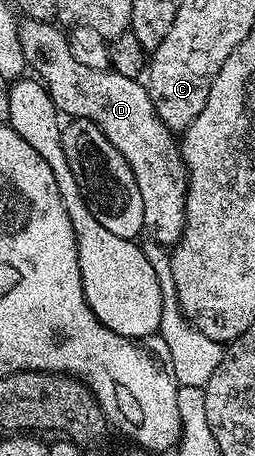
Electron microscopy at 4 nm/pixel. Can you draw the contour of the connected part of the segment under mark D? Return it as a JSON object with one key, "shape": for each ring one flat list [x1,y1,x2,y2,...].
{"shape":[[55,27,55,56,51,56,51,80,41,81,53,98,57,111,67,118,88,120,93,122,121,150,121,158,129,162,129,170,133,170,133,178,137,178,137,190,141,190,141,202,145,210,143,223,146,235,154,243,164,246,178,244,183,233,185,222,185,198,187,197,187,166,183,162,183,153,171,129,165,127,161,118,157,118,157,110,149,98,146,85,139,80,127,78,125,75,101,69,89,69,77,61,71,52,68,35]]}

